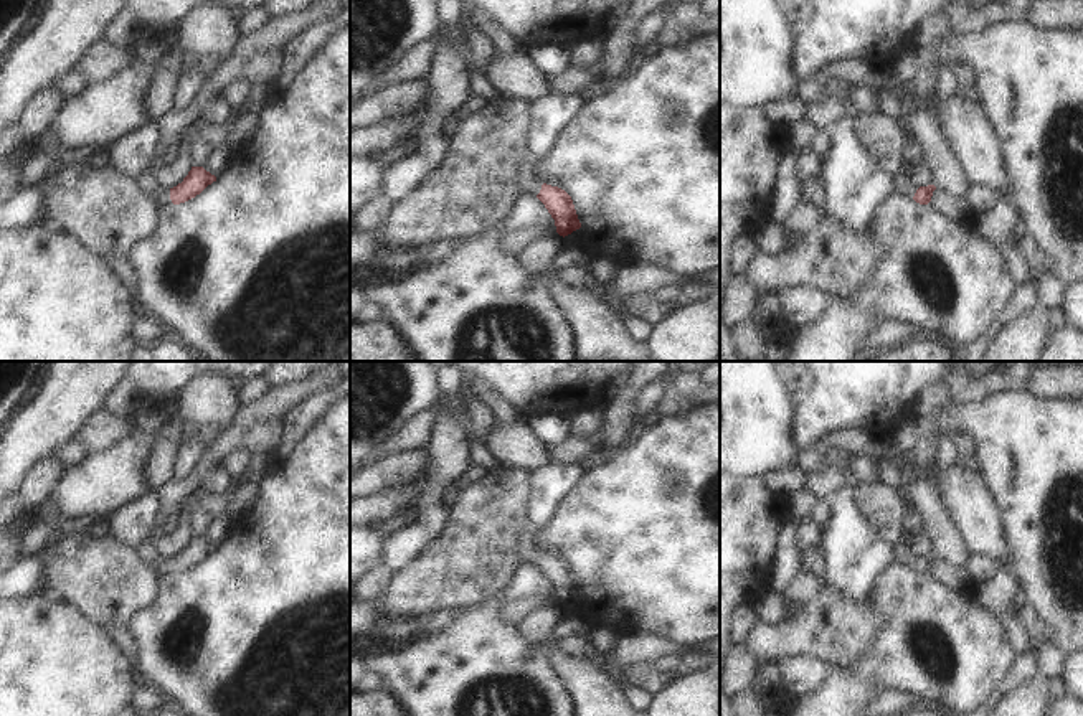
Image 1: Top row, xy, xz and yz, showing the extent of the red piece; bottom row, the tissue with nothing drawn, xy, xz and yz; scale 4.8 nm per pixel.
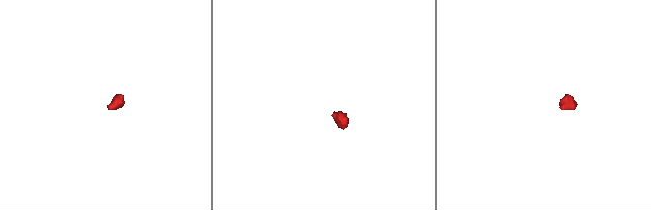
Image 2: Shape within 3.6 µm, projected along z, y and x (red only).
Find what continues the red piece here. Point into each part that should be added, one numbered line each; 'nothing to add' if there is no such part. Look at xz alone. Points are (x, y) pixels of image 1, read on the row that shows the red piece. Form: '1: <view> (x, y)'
1: xz (550, 114)

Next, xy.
1: xy (162, 195)

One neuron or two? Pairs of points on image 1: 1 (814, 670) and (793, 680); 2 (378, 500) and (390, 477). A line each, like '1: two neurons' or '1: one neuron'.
1: one neuron
2: two neurons

